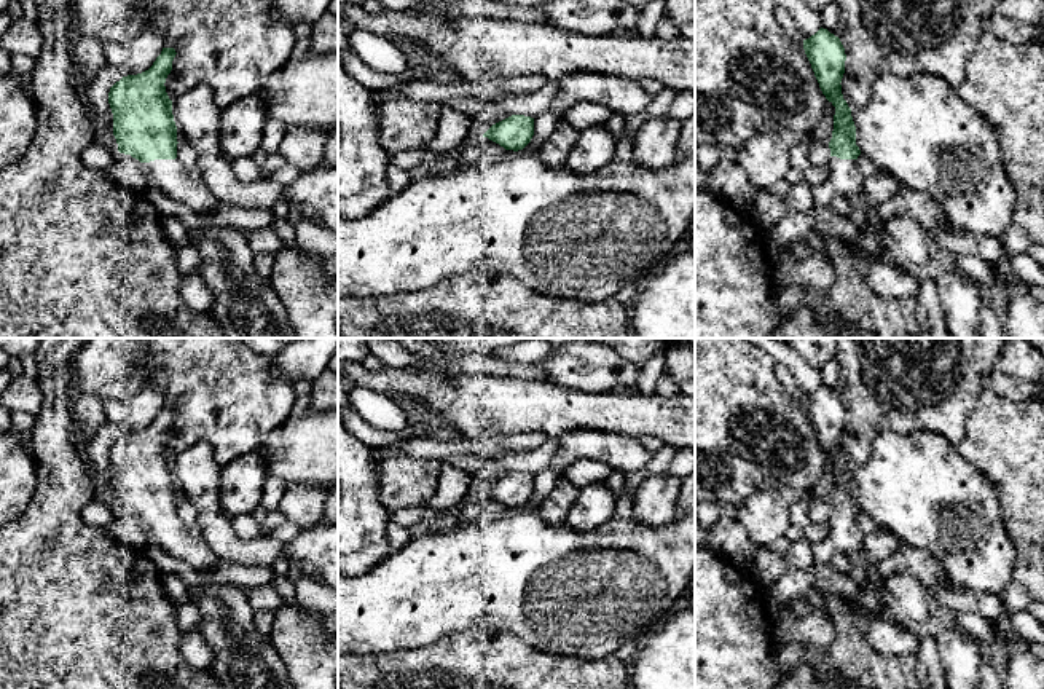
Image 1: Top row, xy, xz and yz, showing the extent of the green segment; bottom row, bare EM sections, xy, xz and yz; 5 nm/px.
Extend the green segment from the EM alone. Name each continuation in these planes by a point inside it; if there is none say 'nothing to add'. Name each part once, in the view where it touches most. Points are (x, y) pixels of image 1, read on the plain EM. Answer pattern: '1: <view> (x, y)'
1: xy (168, 533)

